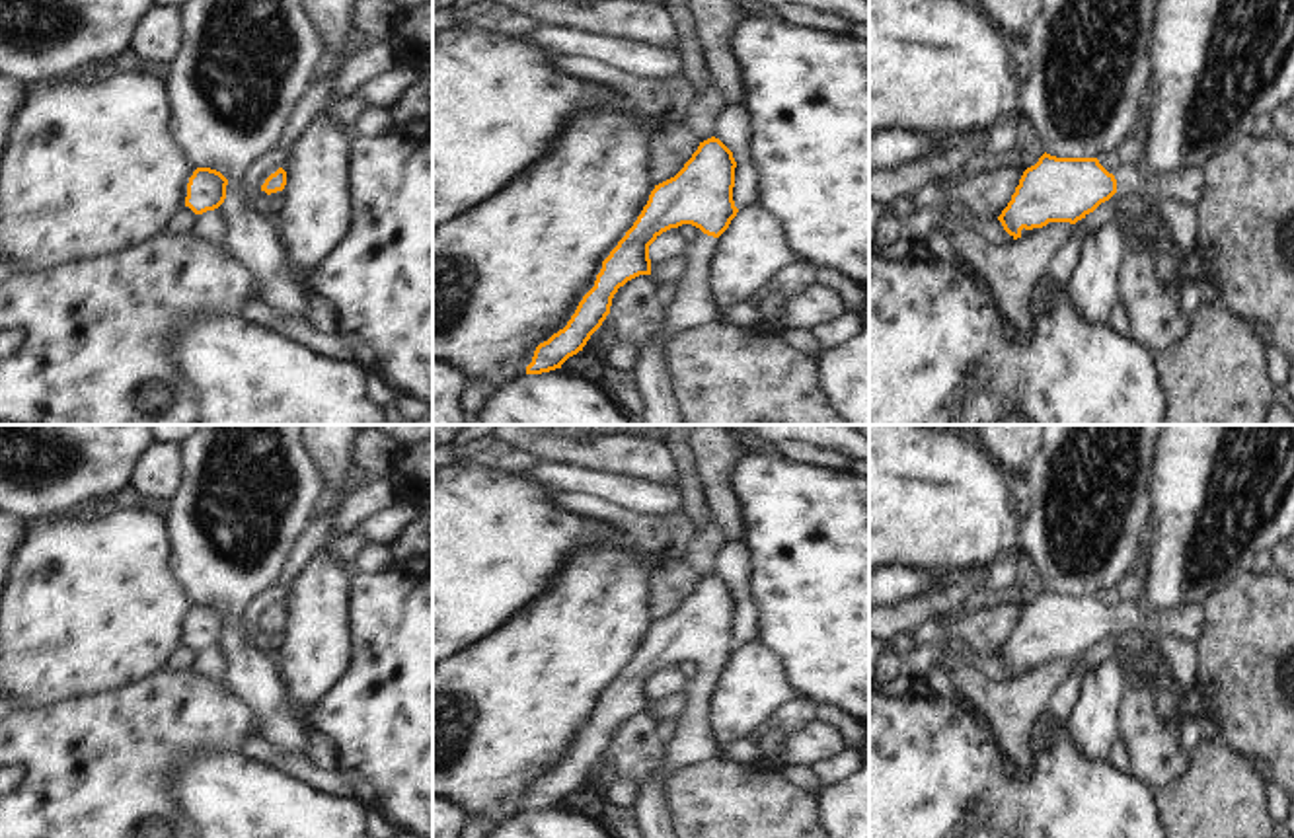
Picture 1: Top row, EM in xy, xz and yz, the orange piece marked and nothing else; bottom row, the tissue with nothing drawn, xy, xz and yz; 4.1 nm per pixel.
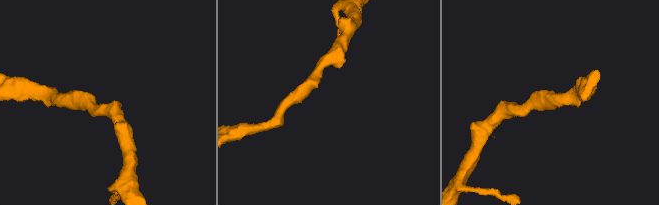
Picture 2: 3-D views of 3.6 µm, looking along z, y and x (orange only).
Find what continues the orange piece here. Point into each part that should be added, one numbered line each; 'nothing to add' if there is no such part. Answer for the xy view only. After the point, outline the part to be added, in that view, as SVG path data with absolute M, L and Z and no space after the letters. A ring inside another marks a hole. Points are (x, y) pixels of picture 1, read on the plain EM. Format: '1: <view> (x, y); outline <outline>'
nothing to add

